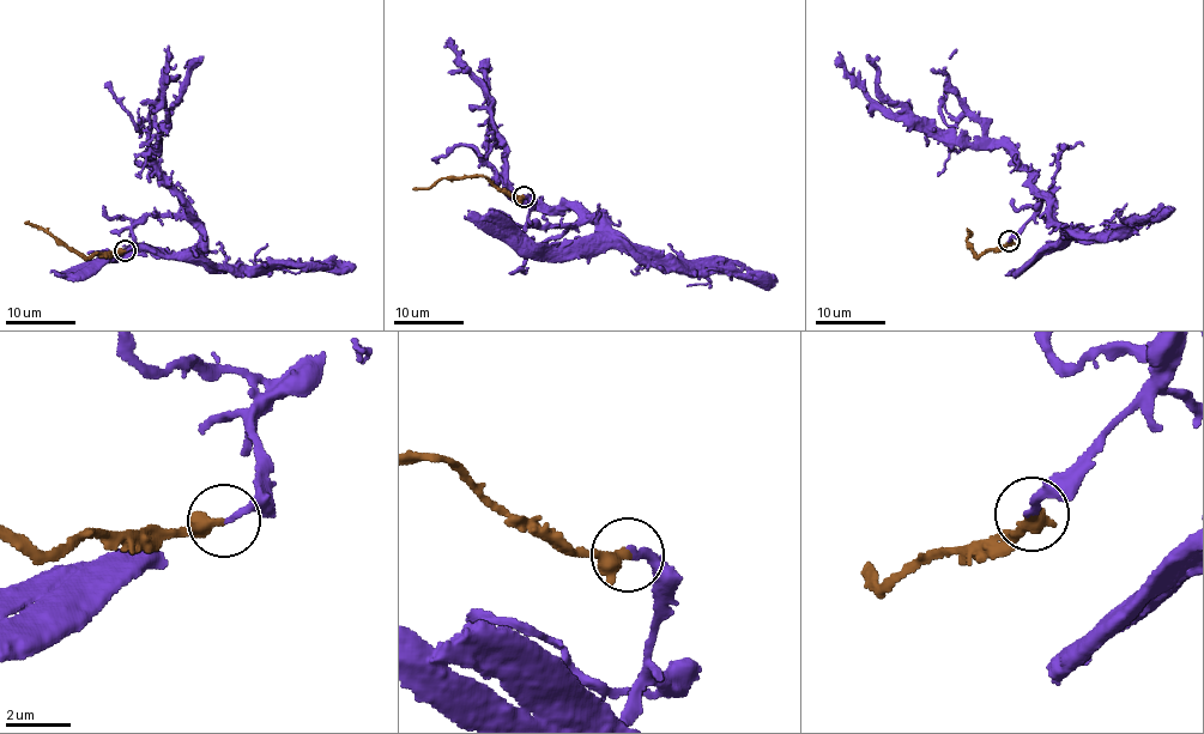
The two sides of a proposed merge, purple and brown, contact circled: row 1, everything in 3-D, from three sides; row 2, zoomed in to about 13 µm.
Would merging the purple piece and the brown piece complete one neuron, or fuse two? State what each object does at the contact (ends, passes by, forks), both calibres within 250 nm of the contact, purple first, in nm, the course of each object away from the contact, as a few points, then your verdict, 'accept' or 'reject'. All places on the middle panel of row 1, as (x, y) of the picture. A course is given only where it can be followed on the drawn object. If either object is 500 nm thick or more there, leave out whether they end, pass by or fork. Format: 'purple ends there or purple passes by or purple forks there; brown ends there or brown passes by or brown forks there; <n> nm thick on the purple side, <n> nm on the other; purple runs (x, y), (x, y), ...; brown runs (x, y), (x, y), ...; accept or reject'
purple ends there; brown ends there; 240 nm thick on the purple side, 460 nm on the other; purple runs (524, 195), (531, 223), (570, 226), (578, 220), (568, 206), (545, 208), (514, 193), (492, 99), (446, 43); brown runs (524, 196), (509, 196), (485, 176), (442, 177), (427, 188), (412, 188); accept

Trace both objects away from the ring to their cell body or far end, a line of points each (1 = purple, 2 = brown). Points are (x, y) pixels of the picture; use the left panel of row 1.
1: (125, 250), (149, 214), (189, 214), (149, 153), (162, 150), (158, 139), (168, 127), (169, 46)
2: (125, 250), (95, 252), (89, 258), (80, 258), (37, 226), (24, 223)

